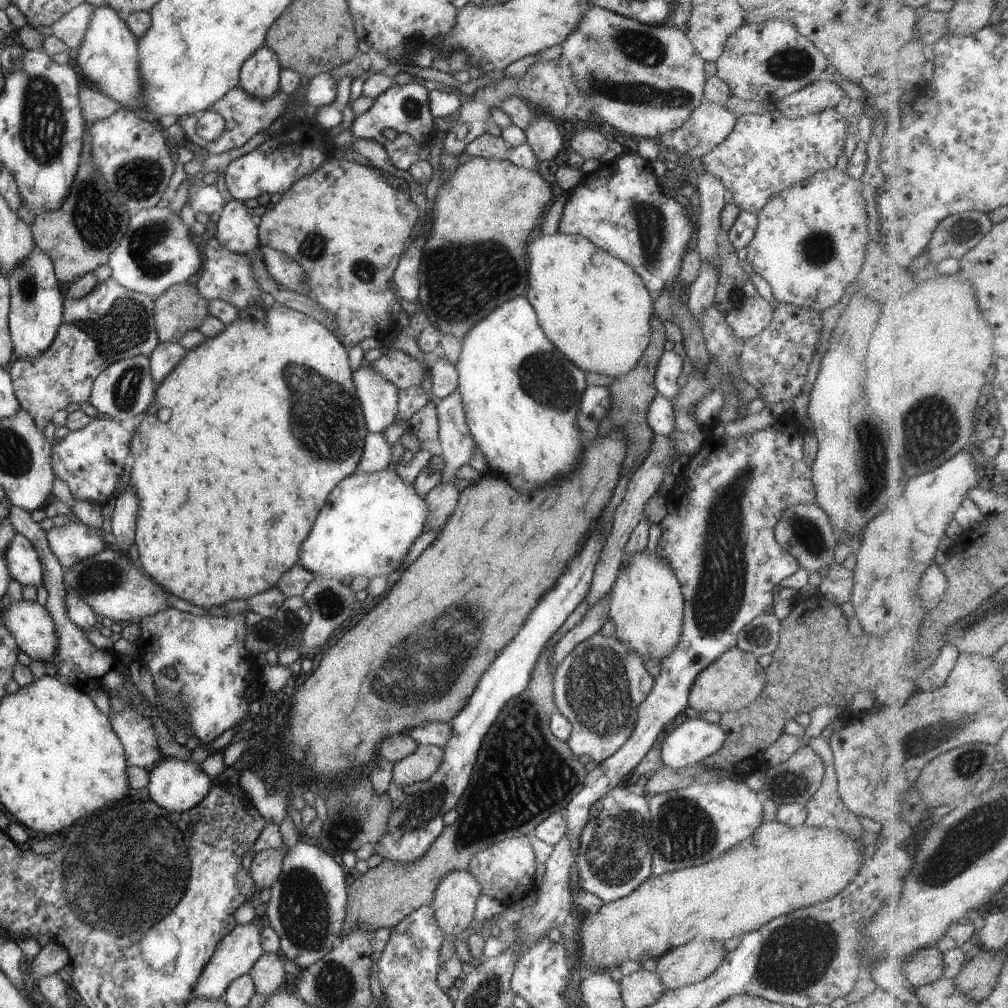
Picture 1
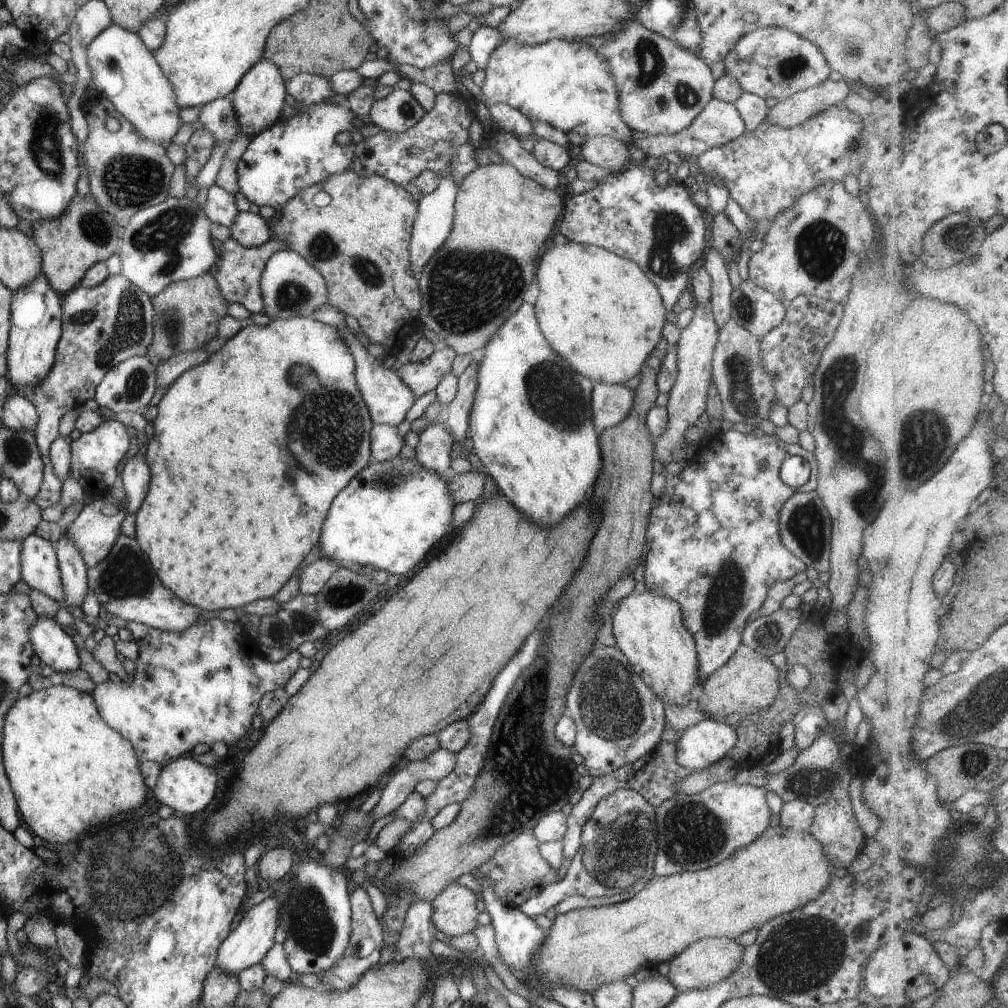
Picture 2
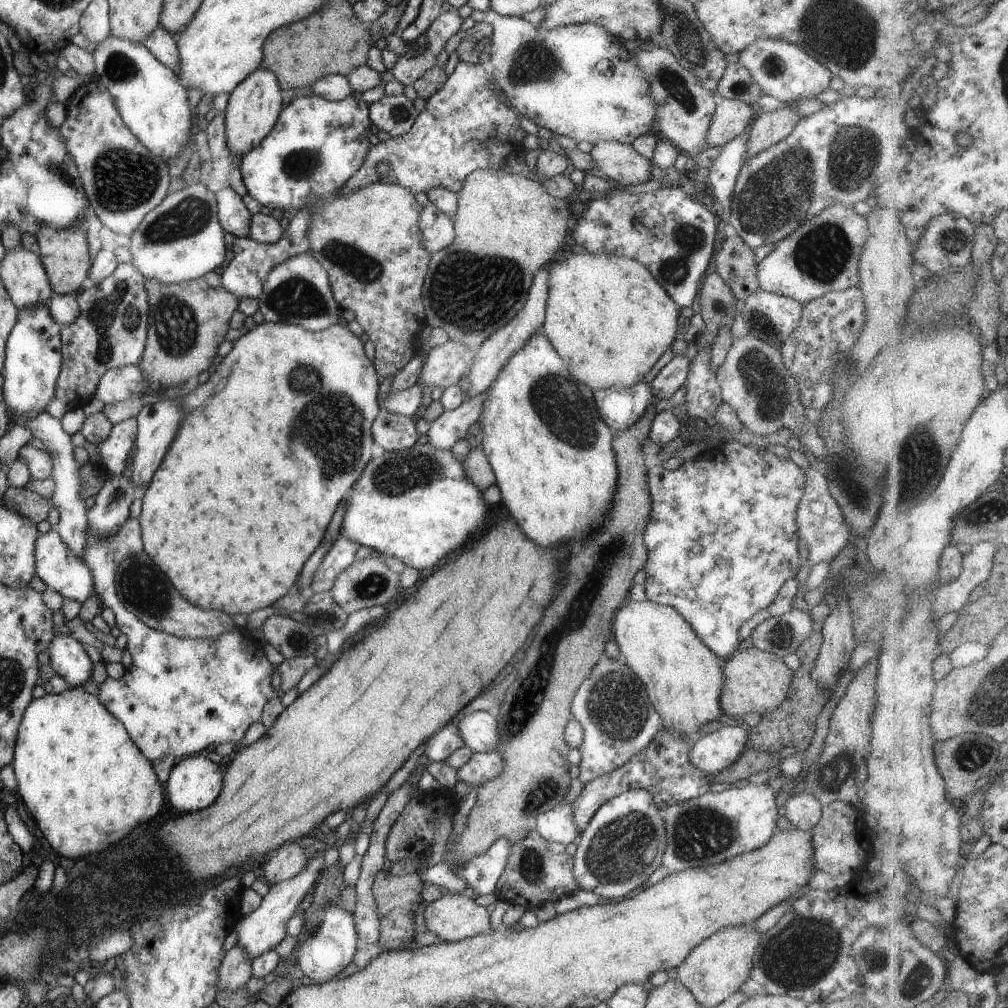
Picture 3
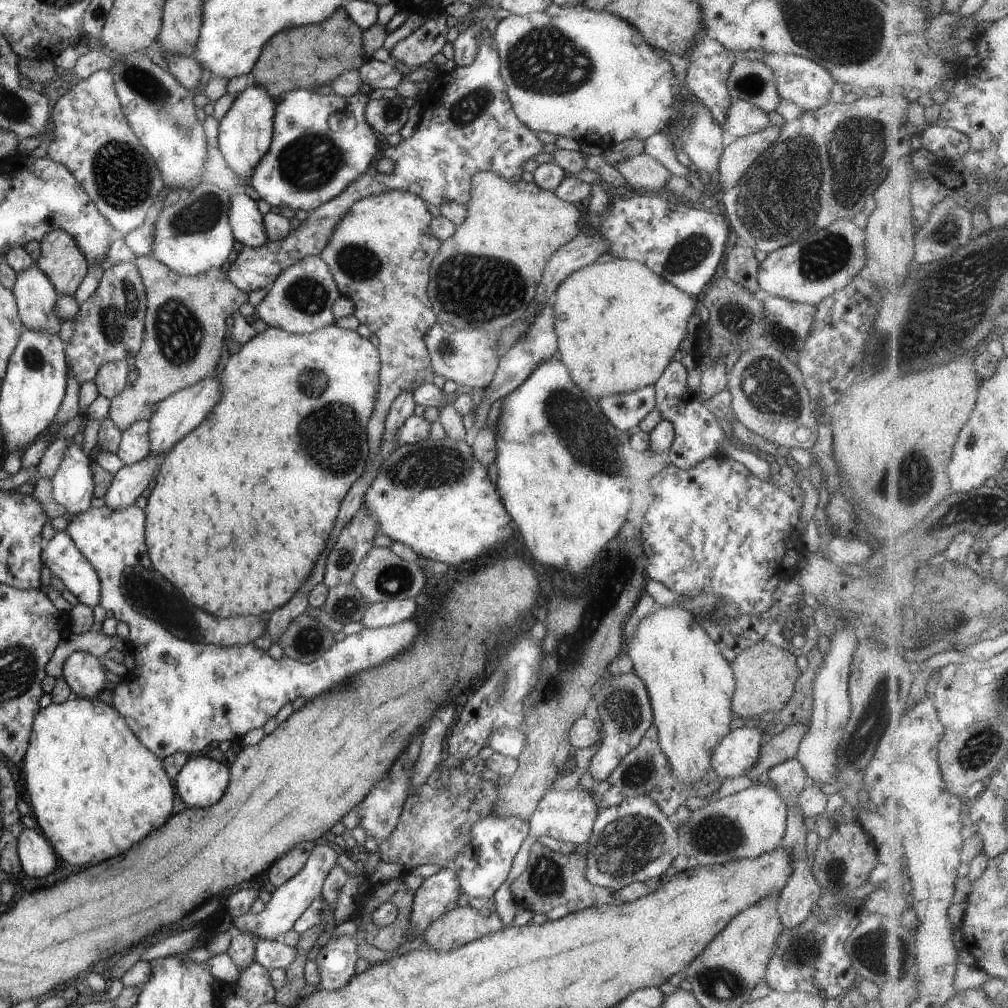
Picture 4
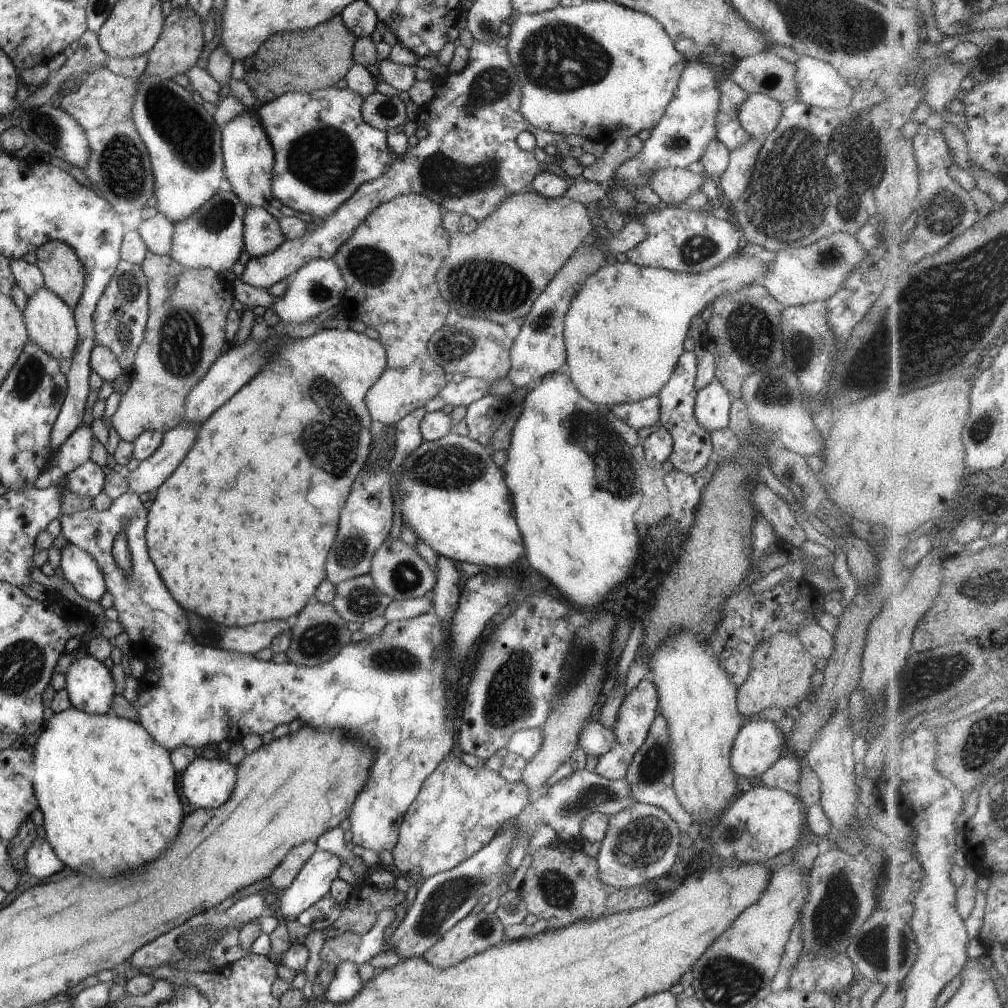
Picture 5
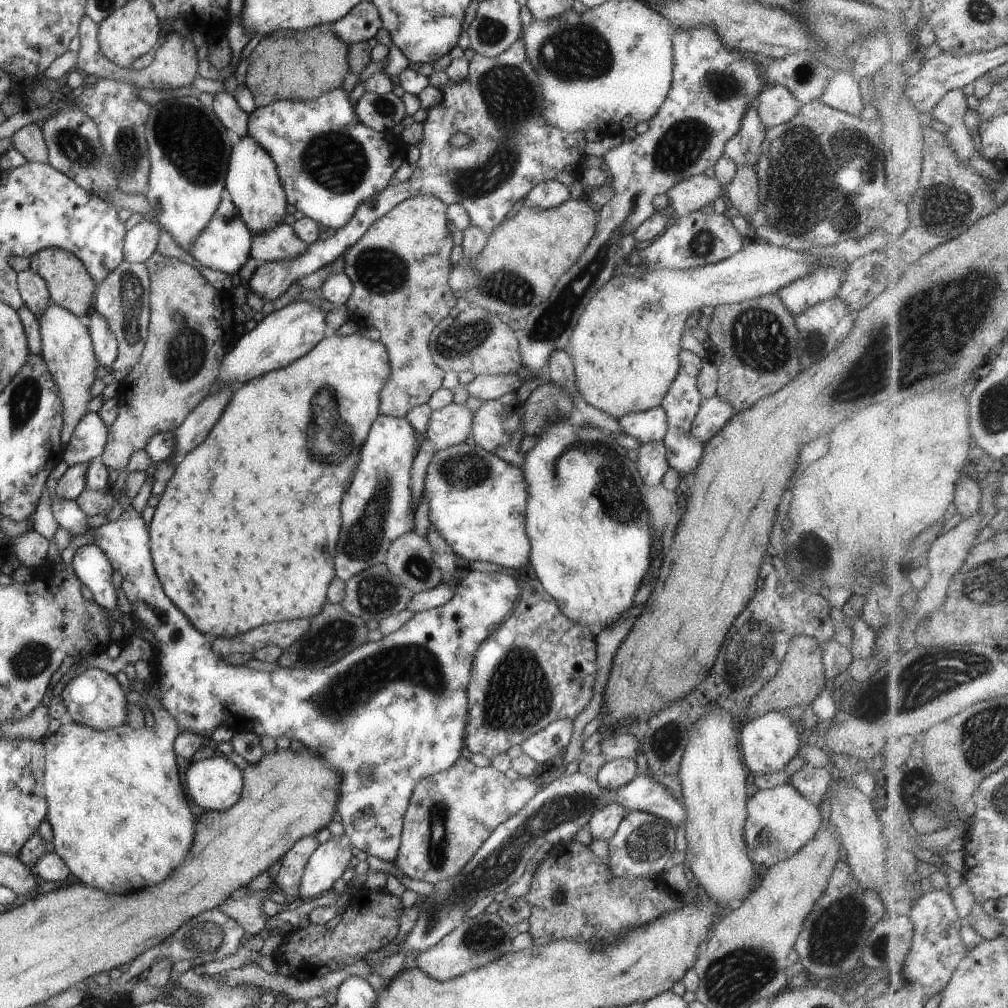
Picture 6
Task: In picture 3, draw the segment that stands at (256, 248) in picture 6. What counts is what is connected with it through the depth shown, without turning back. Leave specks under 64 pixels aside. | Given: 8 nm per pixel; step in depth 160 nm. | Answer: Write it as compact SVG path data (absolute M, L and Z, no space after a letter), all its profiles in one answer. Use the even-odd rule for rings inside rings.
M224 188L215 193L216 217L224 232L234 237L247 237L249 232L250 216L243 206L241 197L231 188Z

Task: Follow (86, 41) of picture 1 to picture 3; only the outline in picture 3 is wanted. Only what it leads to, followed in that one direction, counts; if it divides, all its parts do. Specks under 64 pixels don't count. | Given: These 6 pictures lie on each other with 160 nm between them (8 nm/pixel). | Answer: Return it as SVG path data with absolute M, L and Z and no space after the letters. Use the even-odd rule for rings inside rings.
M109 34L92 50L94 76L99 79L114 100L125 126L149 152L167 161L186 148L191 134L190 111L186 88L177 74L161 64L143 46Z

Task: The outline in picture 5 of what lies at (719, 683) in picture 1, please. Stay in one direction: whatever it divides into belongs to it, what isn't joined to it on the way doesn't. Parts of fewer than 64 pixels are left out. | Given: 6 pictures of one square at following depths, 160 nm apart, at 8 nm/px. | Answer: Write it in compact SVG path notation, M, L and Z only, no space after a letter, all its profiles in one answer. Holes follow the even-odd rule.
M778 632L755 645L751 668L736 690L736 707L741 716L753 718L763 708L791 708L806 698L809 678L820 664L803 648L795 633Z

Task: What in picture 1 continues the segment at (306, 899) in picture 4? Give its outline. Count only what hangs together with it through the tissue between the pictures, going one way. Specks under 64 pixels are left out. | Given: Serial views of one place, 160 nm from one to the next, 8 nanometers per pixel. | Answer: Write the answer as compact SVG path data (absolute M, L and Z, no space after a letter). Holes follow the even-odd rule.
M253 918L249 924L243 926L236 925L222 940L219 940L217 947L206 966L203 966L199 976L195 978L195 984L191 988L191 999L201 998L201 1000L217 1000L224 996L227 986L239 976L248 973L255 960L264 954L259 944L259 934L263 927L258 920Z

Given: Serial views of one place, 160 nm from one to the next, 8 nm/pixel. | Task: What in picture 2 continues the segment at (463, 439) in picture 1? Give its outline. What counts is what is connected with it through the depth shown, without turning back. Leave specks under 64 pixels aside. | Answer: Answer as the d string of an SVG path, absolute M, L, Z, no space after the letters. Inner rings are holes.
M475 352L472 357L472 361L458 377L455 396L447 405L448 416L442 423L454 441L463 440L468 436L468 416L475 394L477 360L480 356Z

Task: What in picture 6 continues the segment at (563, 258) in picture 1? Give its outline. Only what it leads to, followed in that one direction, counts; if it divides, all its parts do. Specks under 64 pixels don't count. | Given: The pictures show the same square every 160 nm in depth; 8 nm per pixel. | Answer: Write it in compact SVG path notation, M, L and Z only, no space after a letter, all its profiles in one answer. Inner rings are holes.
M750 239L737 252L716 263L687 270L653 269L631 276L613 275L588 300L568 340L574 368L575 393L579 393L593 408L602 410L616 420L629 413L659 407L679 368L682 330L703 306L733 304L777 293L780 288L807 275L816 266L816 258L801 250L757 244Z

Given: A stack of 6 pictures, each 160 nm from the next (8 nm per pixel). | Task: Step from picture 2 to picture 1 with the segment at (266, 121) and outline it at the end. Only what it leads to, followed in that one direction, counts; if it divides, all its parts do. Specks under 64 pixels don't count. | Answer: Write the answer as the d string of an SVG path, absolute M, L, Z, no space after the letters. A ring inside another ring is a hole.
M259 46L247 56L238 75L238 86L253 98L268 98L278 90L280 70L275 52L267 46Z

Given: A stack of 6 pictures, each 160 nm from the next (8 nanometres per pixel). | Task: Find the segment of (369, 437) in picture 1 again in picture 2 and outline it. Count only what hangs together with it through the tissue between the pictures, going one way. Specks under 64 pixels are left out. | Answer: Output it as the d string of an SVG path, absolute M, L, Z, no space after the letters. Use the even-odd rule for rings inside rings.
M372 423L370 428L370 458L371 462L390 459L398 454L404 444L404 437L399 436L397 427L388 424Z

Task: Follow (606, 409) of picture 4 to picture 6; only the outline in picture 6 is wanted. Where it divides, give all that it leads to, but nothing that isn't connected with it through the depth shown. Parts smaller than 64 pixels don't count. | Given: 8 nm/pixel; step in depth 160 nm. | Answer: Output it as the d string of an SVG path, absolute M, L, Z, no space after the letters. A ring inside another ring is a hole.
M659 407L629 413L618 418L620 432L633 436L639 444L649 441L661 441L666 433L666 414Z

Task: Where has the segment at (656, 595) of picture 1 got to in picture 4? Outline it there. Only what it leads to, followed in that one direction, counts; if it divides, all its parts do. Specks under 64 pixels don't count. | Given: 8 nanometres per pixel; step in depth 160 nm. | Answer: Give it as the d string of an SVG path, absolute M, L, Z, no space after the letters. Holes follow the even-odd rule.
M656 605L639 620L629 643L623 641L623 652L631 659L632 671L647 689L659 748L671 765L672 773L683 785L699 782L707 773L713 772L710 763L712 748L730 731L729 722L734 717L730 709L734 693L734 676L730 664L696 621L693 612L663 606L658 609Z

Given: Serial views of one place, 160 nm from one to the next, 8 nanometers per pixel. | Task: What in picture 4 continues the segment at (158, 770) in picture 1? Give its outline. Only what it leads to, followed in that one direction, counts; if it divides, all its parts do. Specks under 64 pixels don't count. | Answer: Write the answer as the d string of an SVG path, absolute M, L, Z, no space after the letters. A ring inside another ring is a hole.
M198 755L195 758L189 757L174 778L174 790L177 791L177 794L187 806L205 808L205 804L211 806L221 798L221 794L227 786L227 780L229 780L229 769L222 763L209 759L207 755Z

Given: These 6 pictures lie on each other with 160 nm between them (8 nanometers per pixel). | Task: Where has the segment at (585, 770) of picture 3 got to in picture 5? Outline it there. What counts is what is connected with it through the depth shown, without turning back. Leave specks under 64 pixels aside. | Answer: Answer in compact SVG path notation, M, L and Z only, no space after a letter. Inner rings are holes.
M645 677L639 681L627 696L623 697L616 715L615 728L612 729L616 743L598 758L594 770L595 774L609 780L625 777L628 764L631 762L632 756L637 752L639 745L645 740L649 725L653 722L657 710L658 694L655 685L649 682L649 678Z

